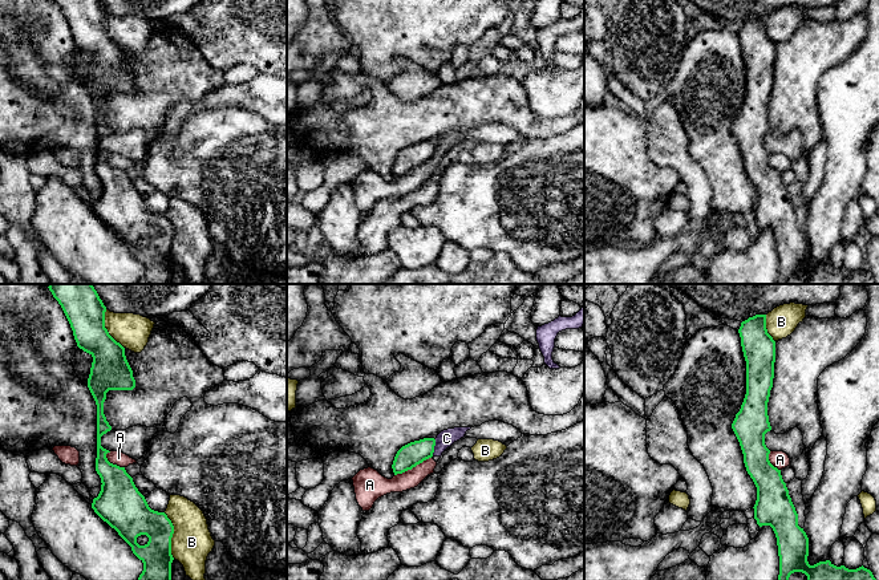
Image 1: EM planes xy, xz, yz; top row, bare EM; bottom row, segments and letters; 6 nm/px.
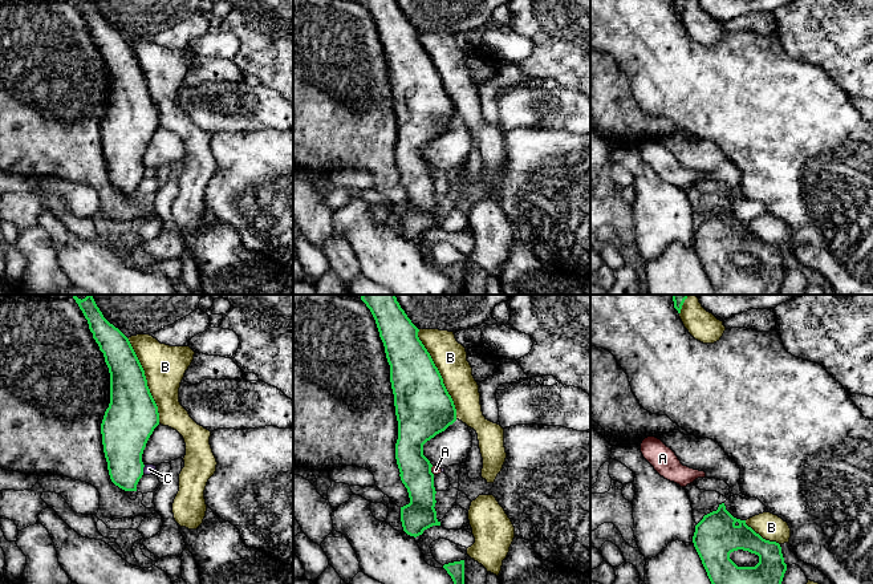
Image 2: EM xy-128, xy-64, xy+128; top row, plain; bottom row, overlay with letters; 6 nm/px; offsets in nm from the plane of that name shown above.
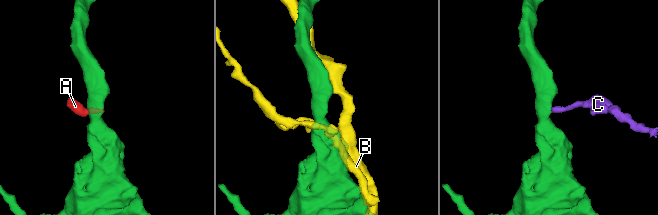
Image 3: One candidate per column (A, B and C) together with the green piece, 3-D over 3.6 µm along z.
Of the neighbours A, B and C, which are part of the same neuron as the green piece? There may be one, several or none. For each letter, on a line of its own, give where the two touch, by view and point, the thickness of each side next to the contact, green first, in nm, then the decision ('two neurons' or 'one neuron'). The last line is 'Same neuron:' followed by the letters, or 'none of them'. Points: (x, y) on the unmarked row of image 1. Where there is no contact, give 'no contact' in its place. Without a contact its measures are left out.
A: contact xz (412, 170); calibres 140 and 150 nm; two neurons
B: contact xy (171, 238); calibres 220 and 240 nm; two neurons
C: contact xz (433, 150); calibres 140 and 100 nm; two neurons
Same neuron: none of them

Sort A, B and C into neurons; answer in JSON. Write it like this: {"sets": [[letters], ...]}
{"sets": [["A", "C"], ["B"]]}

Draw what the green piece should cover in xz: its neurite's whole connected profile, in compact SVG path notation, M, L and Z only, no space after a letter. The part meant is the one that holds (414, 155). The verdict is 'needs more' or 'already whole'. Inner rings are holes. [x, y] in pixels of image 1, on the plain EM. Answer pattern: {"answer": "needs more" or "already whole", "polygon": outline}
{"answer": "already whole", "polygon": "M424 141L402 149L393 163L394 178L412 173L417 167L433 159L436 149L434 141Z"}

